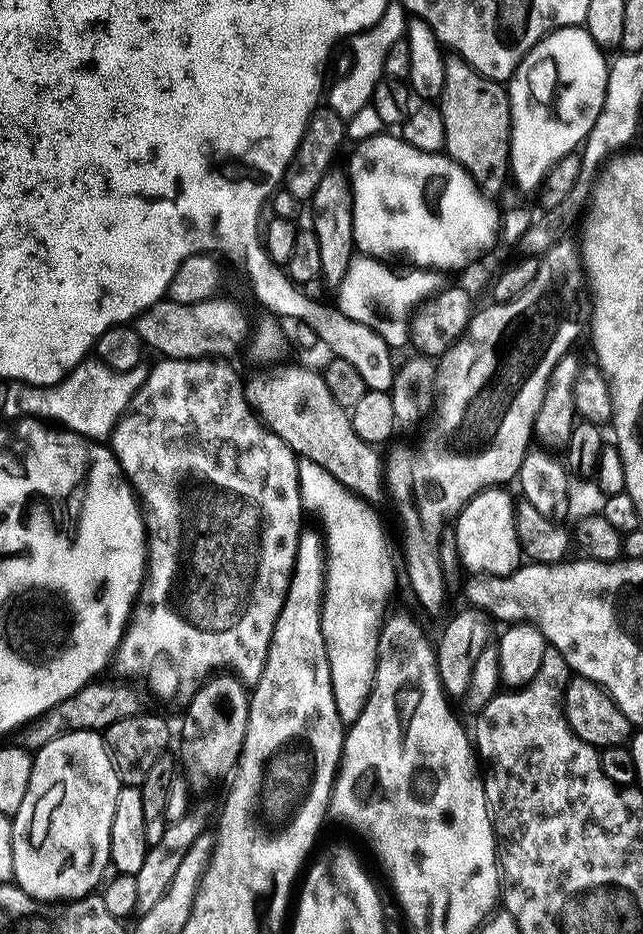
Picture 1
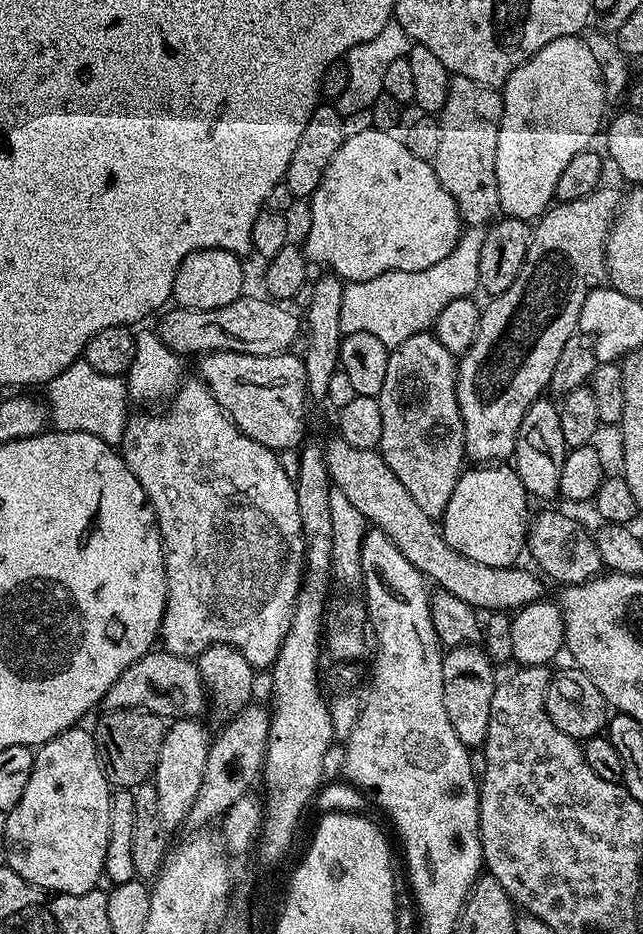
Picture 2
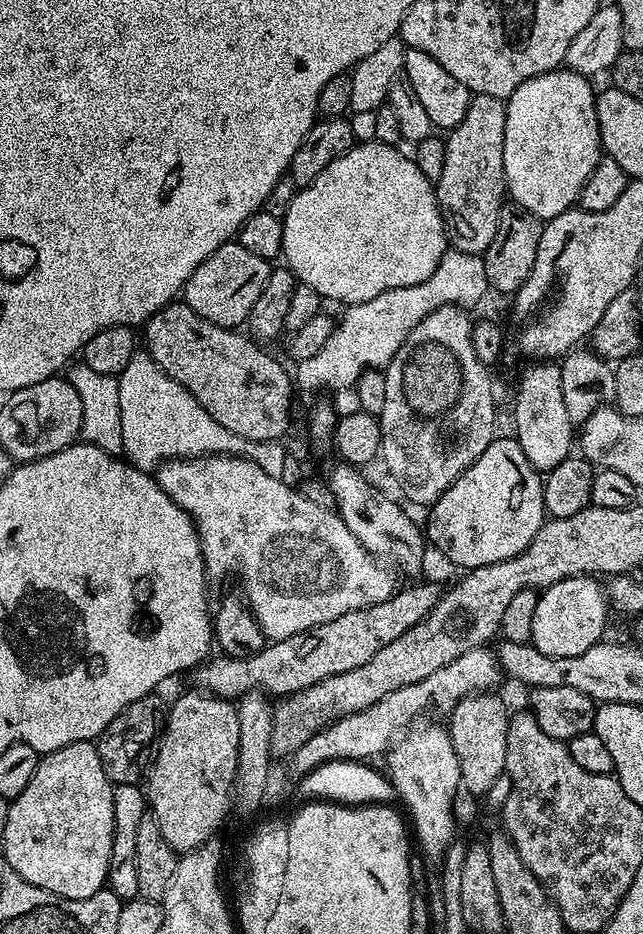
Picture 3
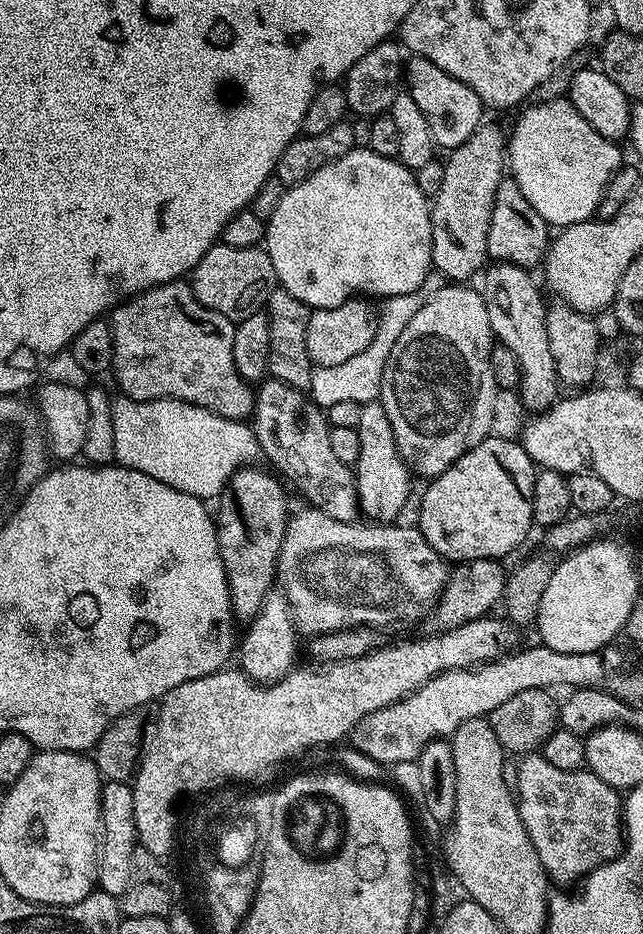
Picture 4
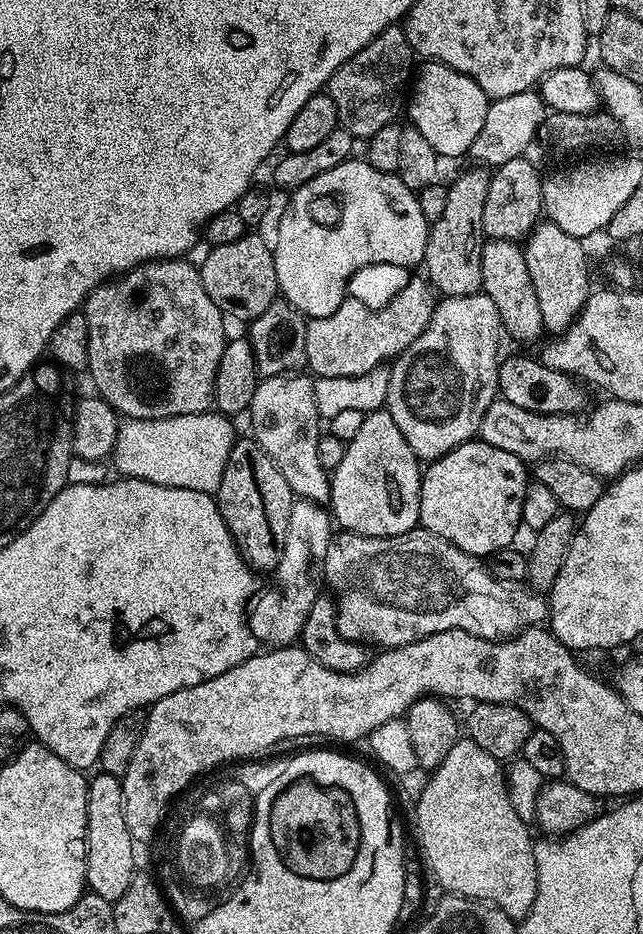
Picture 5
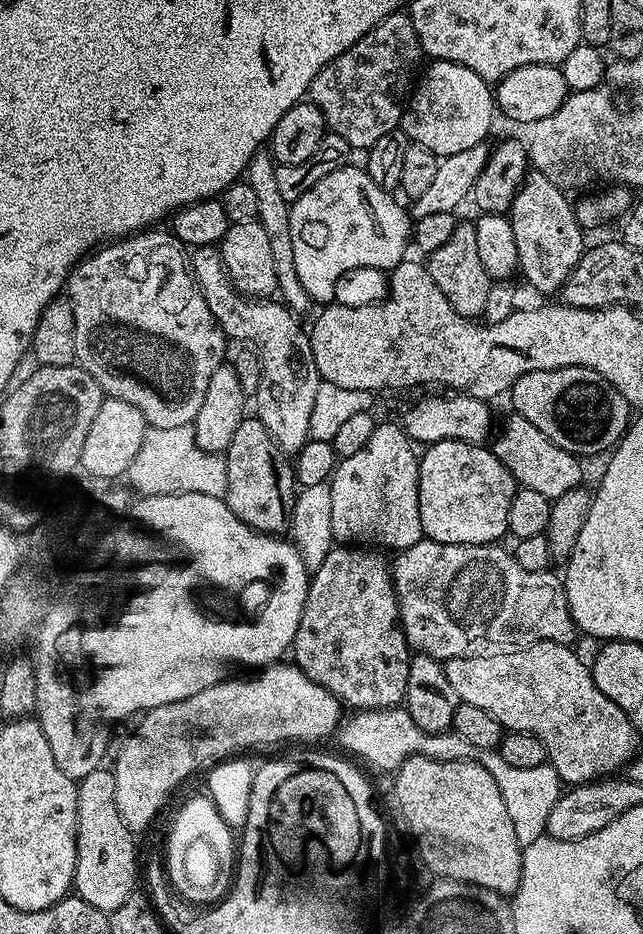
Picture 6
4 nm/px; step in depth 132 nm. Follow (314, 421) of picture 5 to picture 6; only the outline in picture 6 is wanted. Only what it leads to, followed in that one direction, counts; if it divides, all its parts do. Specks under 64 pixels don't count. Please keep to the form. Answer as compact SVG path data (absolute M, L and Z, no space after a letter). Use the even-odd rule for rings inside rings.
M215 247L195 249L190 256L190 267L196 283L200 285L200 292L206 298L206 306L210 306L210 314L214 314L220 323L225 337L237 336L244 340L240 342L260 344L258 355L262 366L262 382L254 397L255 419L260 420L266 430L270 430L270 438L274 438L281 452L300 452L310 438L310 414L314 407L314 397L318 395L318 386L322 383L314 366L309 333L300 329L296 321L299 319L283 303L271 304L273 301L268 298L246 298L236 291Z

